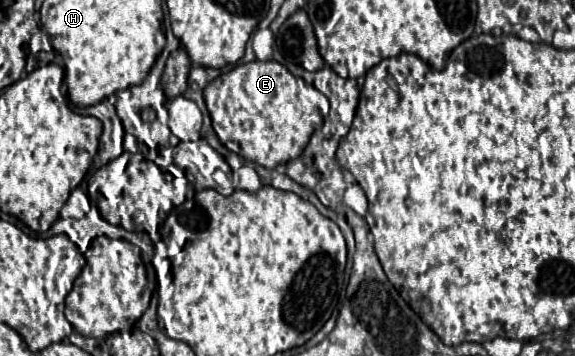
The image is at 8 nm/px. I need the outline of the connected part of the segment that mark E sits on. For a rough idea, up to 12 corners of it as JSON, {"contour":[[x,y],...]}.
{"contour":[[277,61],[237,65],[205,103],[219,141],[275,169],[330,103]]}

